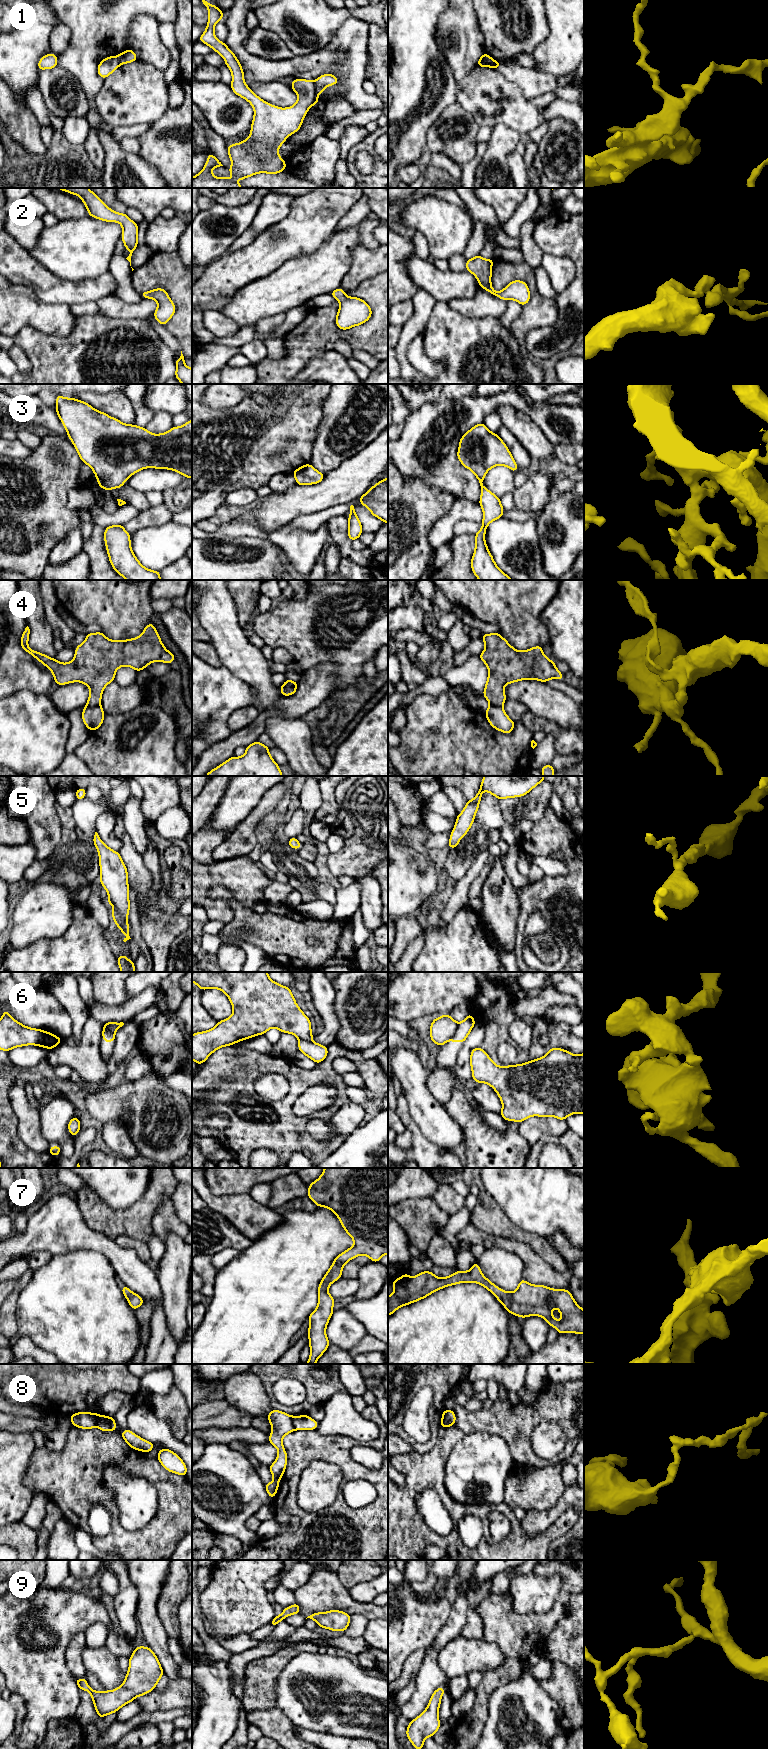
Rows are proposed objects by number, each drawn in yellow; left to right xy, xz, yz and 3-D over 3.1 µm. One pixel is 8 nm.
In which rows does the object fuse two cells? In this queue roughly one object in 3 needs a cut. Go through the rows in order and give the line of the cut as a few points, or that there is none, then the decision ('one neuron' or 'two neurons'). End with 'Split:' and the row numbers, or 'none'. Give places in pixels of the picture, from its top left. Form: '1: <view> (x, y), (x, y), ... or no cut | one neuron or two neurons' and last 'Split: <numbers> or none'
1: xz (313, 81), (317, 94) | two neurons
2: no cut | one neuron
3: no cut | one neuron
4: xz (285, 681), (288, 695) | two neurons
5: no cut | one neuron
6: yz (458, 1023), (455, 1033), (450, 1038) | two neurons
7: no cut | one neuron
8: xz (292, 1417), (295, 1429) | two neurons
9: no cut | one neuron
Split: 1, 4, 6, 8

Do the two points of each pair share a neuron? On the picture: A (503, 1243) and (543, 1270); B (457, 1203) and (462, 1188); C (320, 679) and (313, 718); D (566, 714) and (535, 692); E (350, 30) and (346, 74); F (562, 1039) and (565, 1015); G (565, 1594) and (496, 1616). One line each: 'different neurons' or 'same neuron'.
A: same neuron
B: different neurons
C: different neurons
D: same neuron
E: same neuron
F: different neurons
G: same neuron

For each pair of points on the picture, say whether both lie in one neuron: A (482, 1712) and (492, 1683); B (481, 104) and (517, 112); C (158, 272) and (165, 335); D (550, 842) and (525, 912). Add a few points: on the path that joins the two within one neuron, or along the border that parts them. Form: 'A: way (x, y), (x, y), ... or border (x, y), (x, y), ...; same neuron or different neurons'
A: way (482, 1705), (482, 1693), (485, 1690); same neuron
B: way (483, 89), (494, 89), (499, 84), (513, 97); same neuron
C: border (164, 327), (180, 344); different neurons
D: way (570, 857), (572, 875), (554, 893), (546, 896); same neuron

